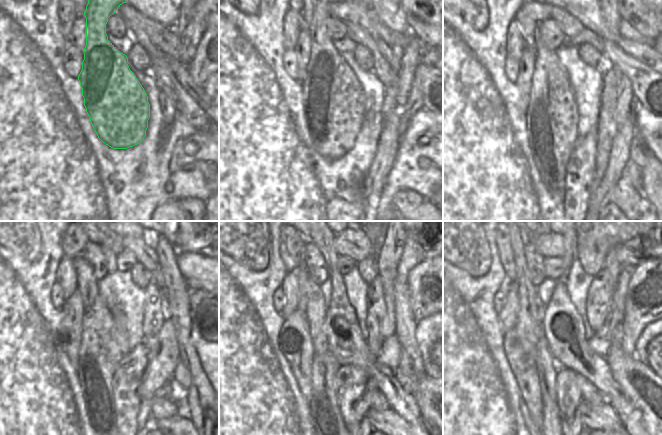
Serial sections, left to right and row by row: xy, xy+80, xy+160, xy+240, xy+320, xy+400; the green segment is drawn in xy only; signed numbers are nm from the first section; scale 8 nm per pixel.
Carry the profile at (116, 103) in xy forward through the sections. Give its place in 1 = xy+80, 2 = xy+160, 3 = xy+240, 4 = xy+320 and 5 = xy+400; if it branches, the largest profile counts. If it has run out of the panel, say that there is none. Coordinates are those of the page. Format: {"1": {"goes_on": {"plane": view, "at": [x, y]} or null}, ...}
{"1": {"goes_on": {"plane": "xy+80", "at": [334, 103]}}, "2": {"goes_on": {"plane": "xy+160", "at": [551, 114]}}, "3": {"goes_on": {"plane": "xy+240", "at": [99, 355]}}, "4": {"goes_on": {"plane": "xy+320", "at": [328, 423]}}, "5": {"goes_on": {"plane": "xy+400", "at": [553, 423]}}}

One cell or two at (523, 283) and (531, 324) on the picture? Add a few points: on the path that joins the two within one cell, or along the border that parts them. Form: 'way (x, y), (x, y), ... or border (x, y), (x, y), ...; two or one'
way (527, 293), (528, 302), (531, 305), (531, 314); one

